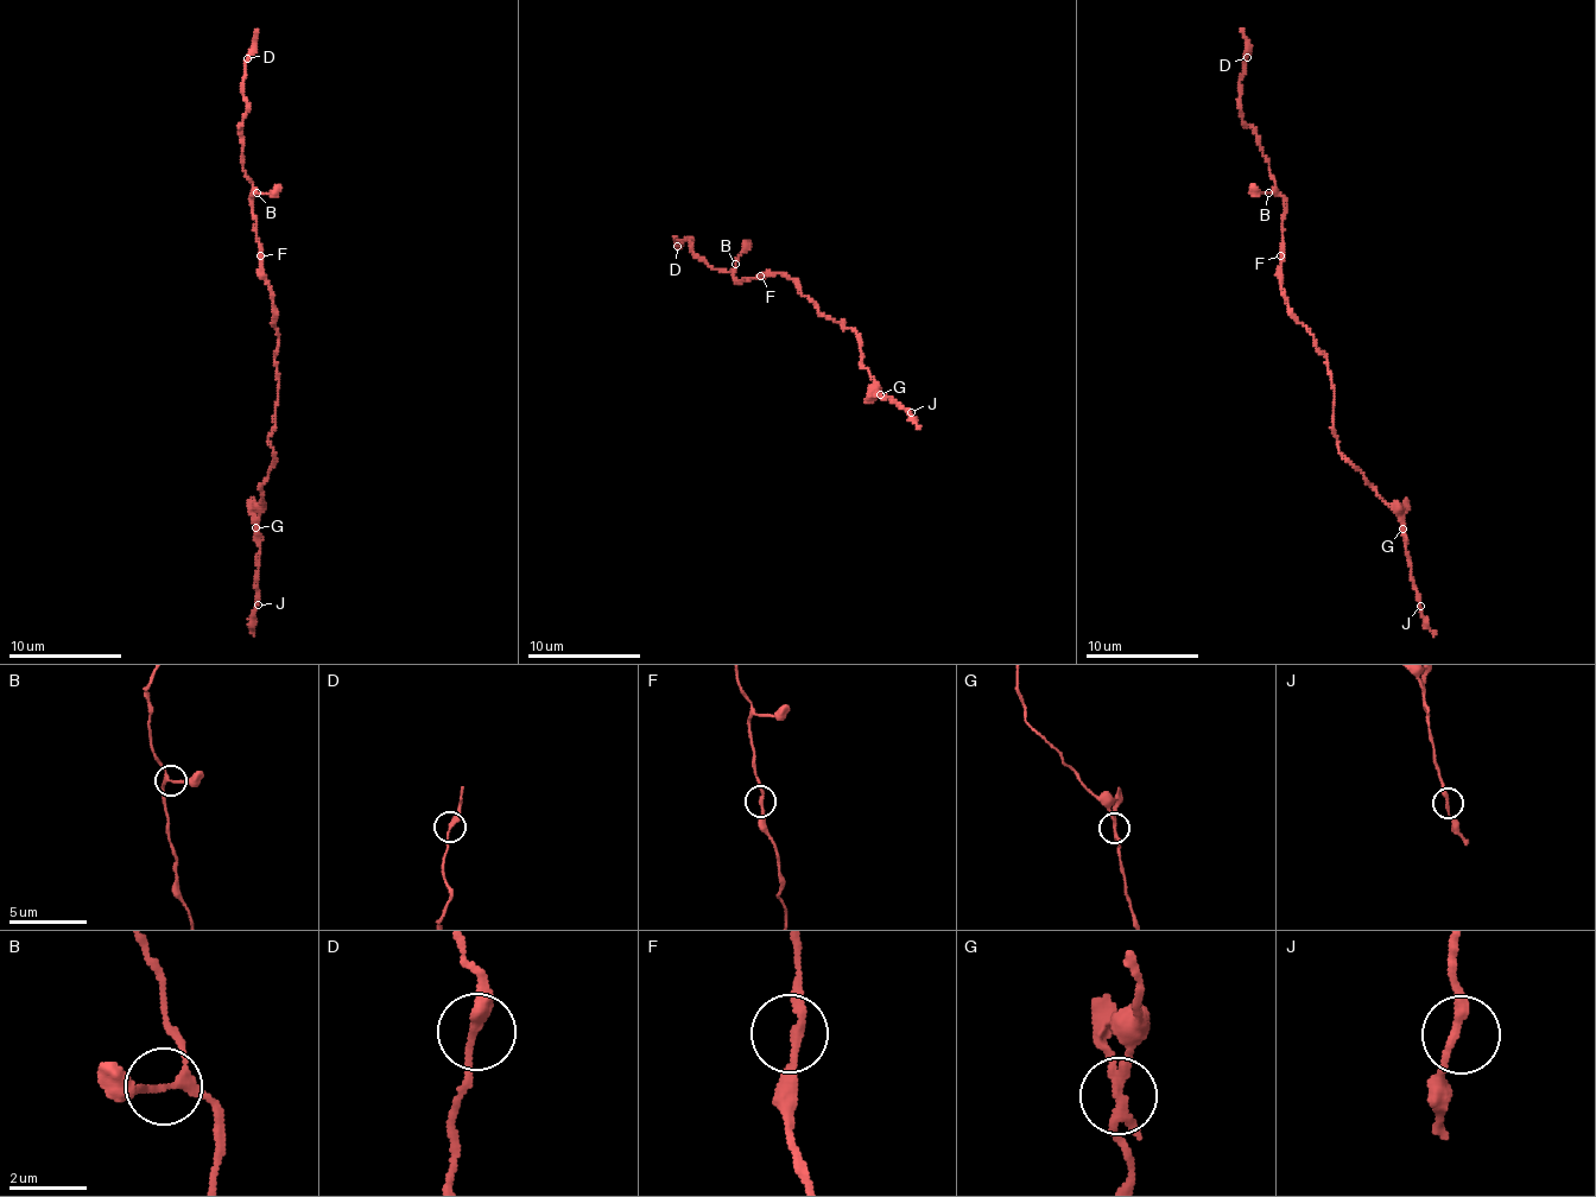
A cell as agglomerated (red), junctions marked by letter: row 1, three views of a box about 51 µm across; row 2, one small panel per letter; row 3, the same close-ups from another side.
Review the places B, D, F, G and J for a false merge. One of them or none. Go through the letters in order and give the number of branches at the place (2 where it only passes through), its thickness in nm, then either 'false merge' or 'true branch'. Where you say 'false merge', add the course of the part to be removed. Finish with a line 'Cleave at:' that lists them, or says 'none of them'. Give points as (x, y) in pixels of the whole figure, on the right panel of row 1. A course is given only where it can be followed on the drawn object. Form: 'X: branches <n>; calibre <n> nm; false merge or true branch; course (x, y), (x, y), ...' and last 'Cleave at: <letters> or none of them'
B: branches 3; calibre 160 nm; true branch
D: branches 2; calibre 280 nm; true branch
F: branches 2; calibre 200 nm; true branch
G: branches 3; calibre 200 nm; false merge; course (1401, 530), (1406, 498)
J: branches 2; calibre 220 nm; true branch
Cleave at: G

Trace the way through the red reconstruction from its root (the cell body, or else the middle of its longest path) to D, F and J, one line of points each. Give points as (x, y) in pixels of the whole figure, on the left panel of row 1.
D: (277, 335), (257, 241), (253, 182), (242, 168), (240, 128), (246, 112), (247, 58)
F: (277, 335), (268, 282), (263, 272), (260, 255)
J: (277, 335), (274, 366), (278, 377), (278, 405), (274, 430), (267, 438), (274, 456), (261, 492), (258, 605)

